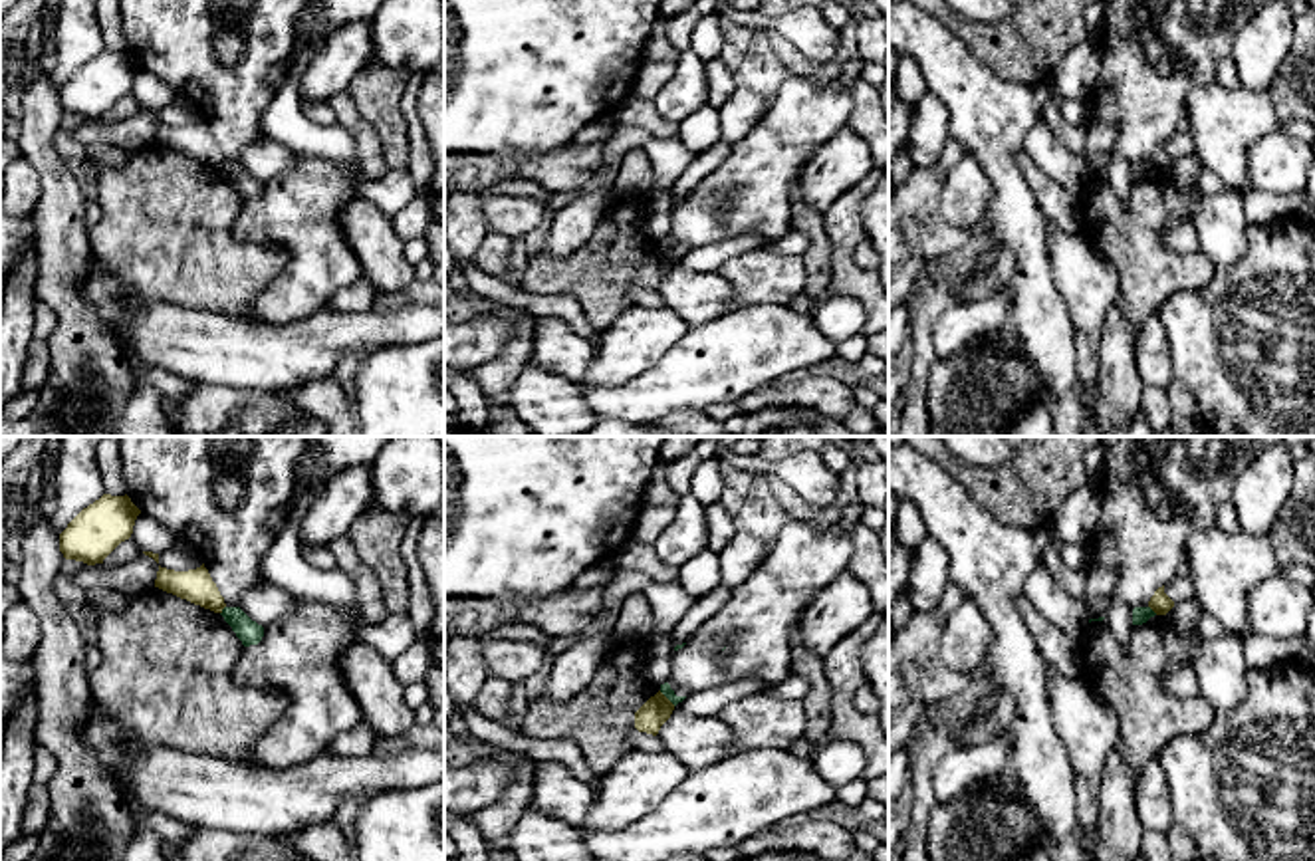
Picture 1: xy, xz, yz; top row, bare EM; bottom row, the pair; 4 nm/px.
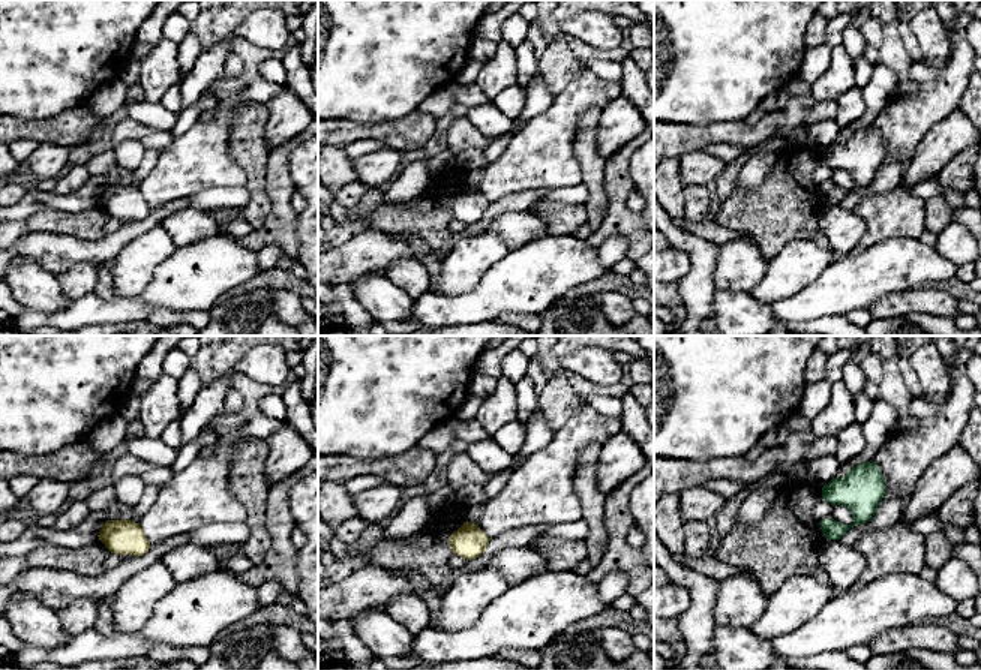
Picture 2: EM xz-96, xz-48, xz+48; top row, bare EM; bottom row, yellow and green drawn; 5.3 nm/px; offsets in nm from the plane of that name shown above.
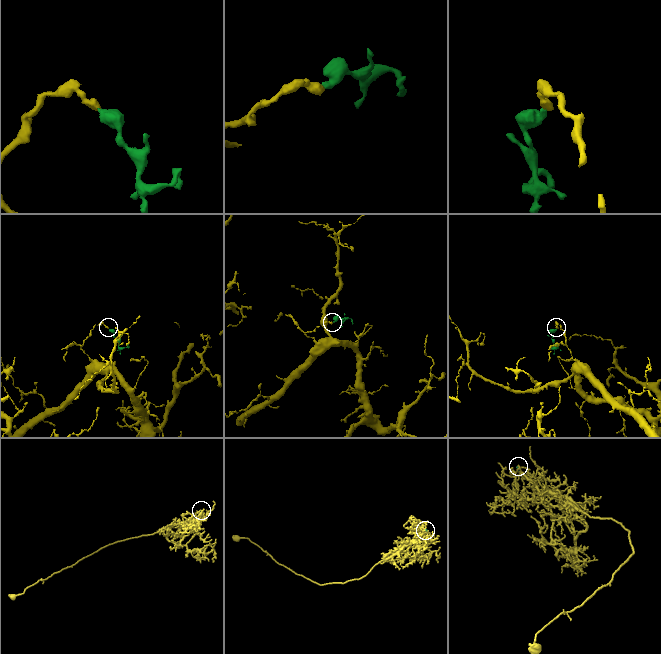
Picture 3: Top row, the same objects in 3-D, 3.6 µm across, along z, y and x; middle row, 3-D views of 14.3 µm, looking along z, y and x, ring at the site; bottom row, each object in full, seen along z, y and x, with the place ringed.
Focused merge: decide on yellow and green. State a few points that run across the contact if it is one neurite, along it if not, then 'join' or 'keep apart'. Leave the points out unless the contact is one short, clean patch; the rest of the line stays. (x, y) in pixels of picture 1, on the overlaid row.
xz (659, 691), (675, 705) | keep apart

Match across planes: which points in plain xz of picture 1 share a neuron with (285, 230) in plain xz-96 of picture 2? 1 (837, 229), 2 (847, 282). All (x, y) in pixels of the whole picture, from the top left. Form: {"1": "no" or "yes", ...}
{"1": "yes", "2": "yes"}

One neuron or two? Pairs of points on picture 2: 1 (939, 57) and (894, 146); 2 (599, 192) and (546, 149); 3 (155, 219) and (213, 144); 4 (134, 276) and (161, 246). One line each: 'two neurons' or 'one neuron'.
1: two neurons
2: two neurons
3: two neurons
4: one neuron

